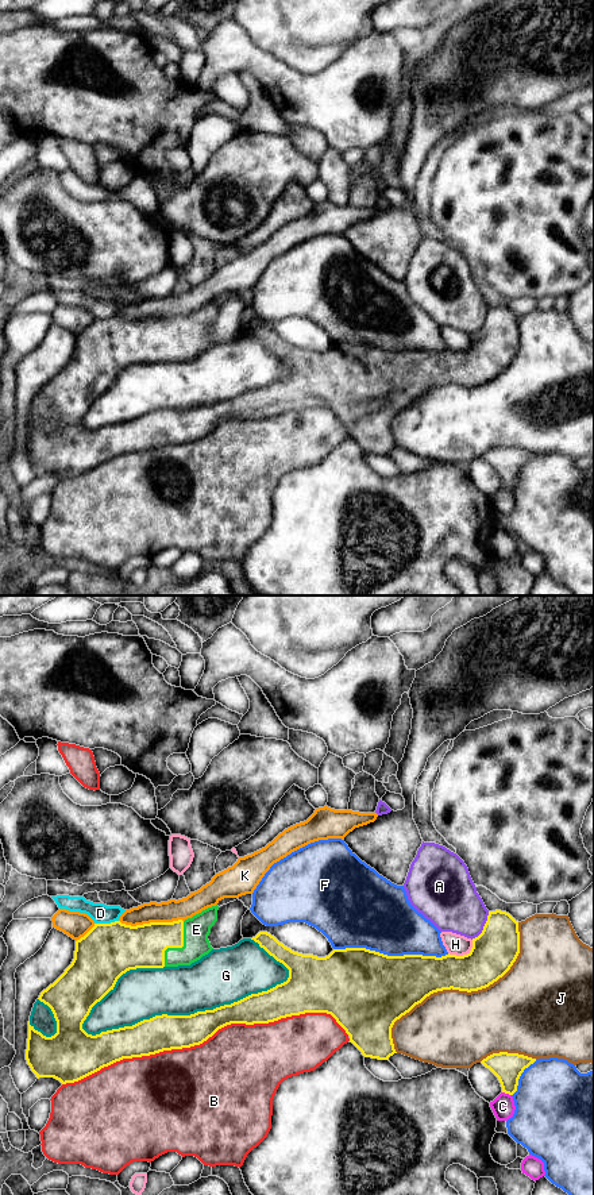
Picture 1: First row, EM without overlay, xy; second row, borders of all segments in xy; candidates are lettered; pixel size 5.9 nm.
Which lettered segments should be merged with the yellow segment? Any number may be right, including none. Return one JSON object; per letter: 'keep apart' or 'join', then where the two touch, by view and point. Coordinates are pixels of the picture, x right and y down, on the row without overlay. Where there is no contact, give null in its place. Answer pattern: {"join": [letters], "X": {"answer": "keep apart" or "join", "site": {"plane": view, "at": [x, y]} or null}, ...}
{"join": ["E"], "A": {"answer": "keep apart", "site": {"plane": "xy", "at": [483, 322]}}, "B": {"answer": "keep apart", "site": {"plane": "xy", "at": [205, 435]}}, "C": {"answer": "keep apart", "site": {"plane": "xy", "at": [506, 488]}}, "D": {"answer": "keep apart", "site": {"plane": "xy", "at": [105, 319]}}, "E": {"answer": "join", "site": {"plane": "xy", "at": [178, 342]}}, "F": {"answer": "keep apart", "site": {"plane": "xy", "at": [392, 351]}}, "G": {"answer": "keep apart", "site": {"plane": "xy", "at": [188, 411]}}, "H": {"answer": "keep apart", "site": {"plane": "xy", "at": [463, 350]}}, "J": {"answer": "keep apart", "site": {"plane": "xy", "at": [459, 385]}}, "K": {"answer": "keep apart", "site": {"plane": "xy", "at": [151, 317]}}}

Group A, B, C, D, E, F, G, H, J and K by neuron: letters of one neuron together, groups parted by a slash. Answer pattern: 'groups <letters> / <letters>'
groups A / B / C / D / E / F / G / H / J / K

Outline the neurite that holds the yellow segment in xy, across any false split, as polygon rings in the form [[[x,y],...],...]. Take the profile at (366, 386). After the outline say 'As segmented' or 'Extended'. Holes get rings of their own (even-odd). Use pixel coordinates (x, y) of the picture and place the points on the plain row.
[[[216,300],[185,316],[136,321],[120,316],[94,319],[77,335],[72,359],[38,393],[51,404],[57,428],[46,432],[28,416],[26,455],[36,473],[54,473],[62,479],[74,478],[123,454],[200,440],[231,419],[269,419],[305,408],[331,409],[364,452],[389,455],[397,448],[392,433],[392,423],[397,415],[433,388],[451,383],[471,388],[489,382],[510,365],[520,348],[518,316],[501,305],[489,307],[482,328],[472,334],[471,346],[463,351],[387,351],[366,343],[346,343],[317,352],[294,347],[270,328],[259,327],[251,335],[289,365],[286,377],[231,400],[190,410],[155,410],[96,431],[82,424],[92,402],[113,385],[117,374],[127,366],[190,361],[208,350],[213,344],[208,331],[217,316],[217,305]]]. Extended

